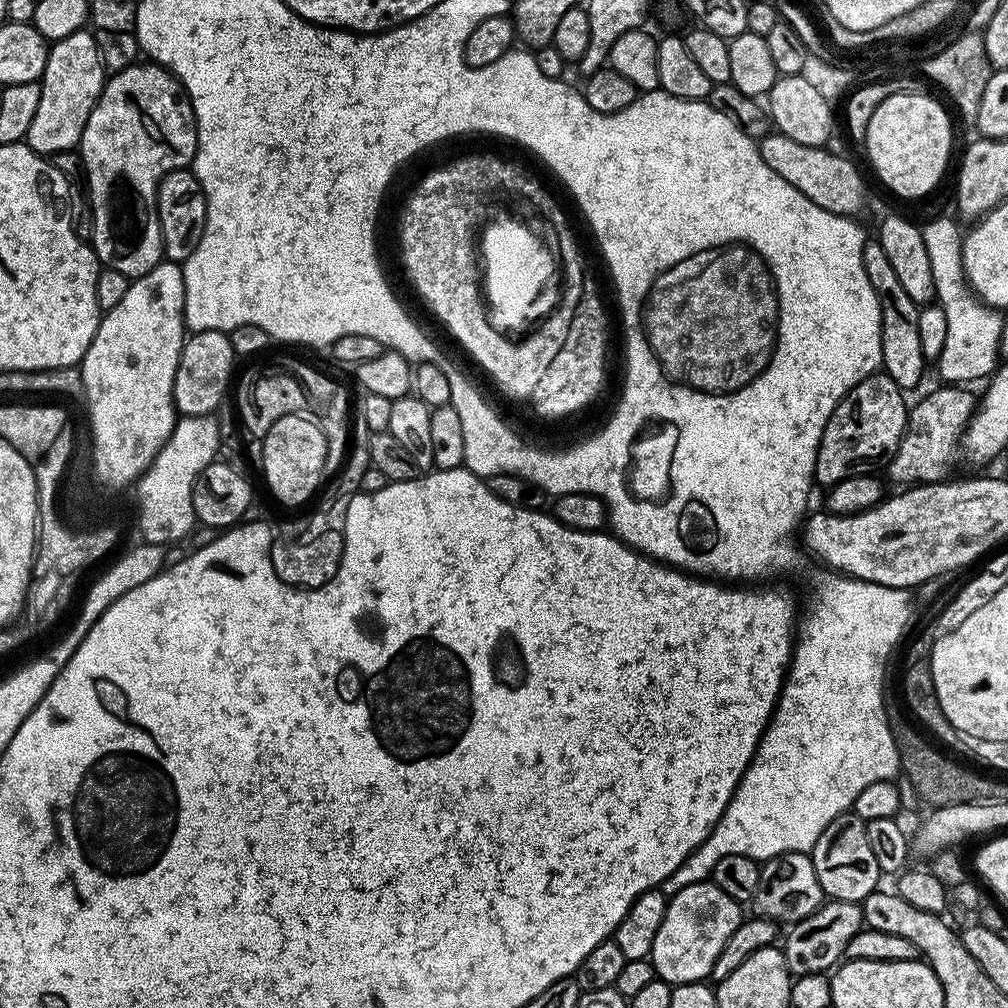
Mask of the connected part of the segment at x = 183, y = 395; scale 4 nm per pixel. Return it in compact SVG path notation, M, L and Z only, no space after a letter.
M192 332L185 339L172 391L172 401L180 416L206 416L217 411L215 408L223 402L227 392L229 395L233 383L232 360L232 343L226 332Z

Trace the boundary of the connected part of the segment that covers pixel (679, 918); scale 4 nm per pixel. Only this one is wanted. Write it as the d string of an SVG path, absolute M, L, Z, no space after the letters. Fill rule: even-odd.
M711 882L686 886L686 890L674 893L652 947L650 959L657 977L673 986L707 981L714 970L714 962L718 962L726 942L730 942L742 922L740 912L740 903L730 898L730 894L722 894Z

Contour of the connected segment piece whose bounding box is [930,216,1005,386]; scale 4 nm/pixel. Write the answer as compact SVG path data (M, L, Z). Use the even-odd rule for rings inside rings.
M948 216L938 217L932 224L932 232L930 228L930 236L934 241L936 295L940 298L952 296L952 301L947 301L946 304L948 310L946 346L938 361L940 376L944 379L941 381L948 386L968 386L973 383L971 380L982 379L981 381L983 381L985 378L991 377L997 367L1002 322L1005 317L997 309L983 304L976 297L976 293L969 288L962 266L960 250L962 232L961 229L956 229L955 222ZM934 239L936 239L936 244Z

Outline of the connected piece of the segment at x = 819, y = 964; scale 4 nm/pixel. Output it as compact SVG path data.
M829 899L821 904L818 910L814 910L814 914L802 918L787 929L788 937L785 938L784 944L782 940L782 951L789 972L793 977L798 977L827 973L835 969L845 959L850 942L863 927L864 910L857 901Z

